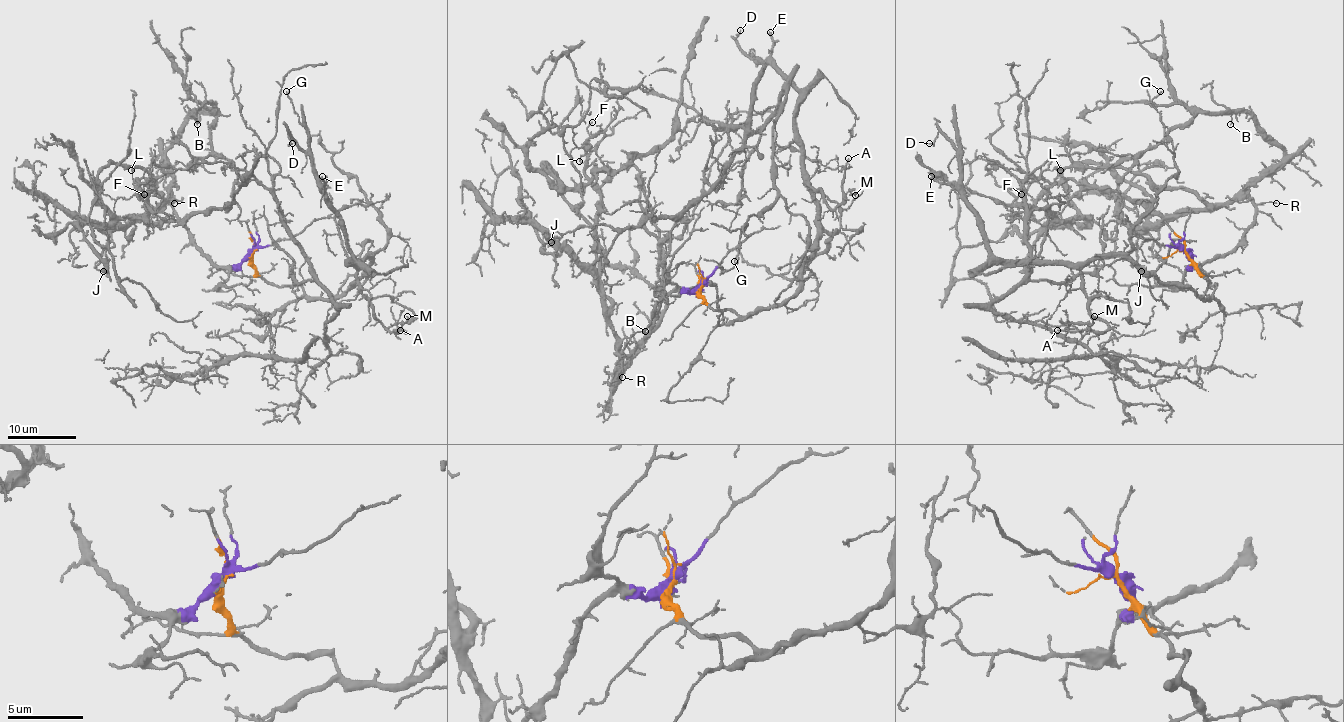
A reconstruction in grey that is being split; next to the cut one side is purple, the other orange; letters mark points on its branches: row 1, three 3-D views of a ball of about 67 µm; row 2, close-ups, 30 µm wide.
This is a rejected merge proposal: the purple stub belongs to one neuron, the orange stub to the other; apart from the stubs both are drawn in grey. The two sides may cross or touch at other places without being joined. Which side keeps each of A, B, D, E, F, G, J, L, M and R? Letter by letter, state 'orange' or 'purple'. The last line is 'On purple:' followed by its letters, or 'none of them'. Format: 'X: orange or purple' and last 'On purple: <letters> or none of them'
A: orange
B: purple
D: orange
E: orange
F: purple
G: orange
J: purple
L: purple
M: orange
R: purple
On purple: B, F, J, L, R

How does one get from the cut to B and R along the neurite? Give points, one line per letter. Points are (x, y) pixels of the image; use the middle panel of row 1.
B: (701, 287), (664, 299), (654, 326), (628, 354), (618, 350), (613, 384), (645, 332)
R: (701, 287), (671, 292), (664, 299), (650, 332), (618, 360), (621, 378)

